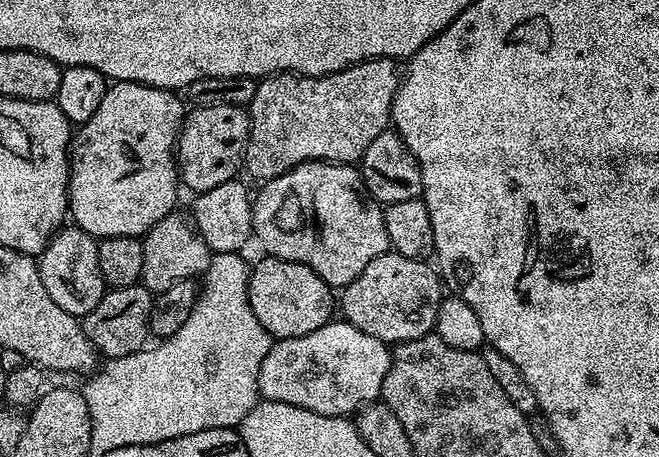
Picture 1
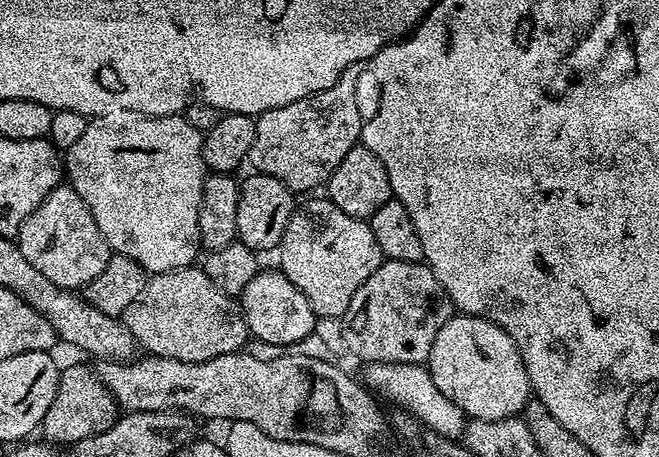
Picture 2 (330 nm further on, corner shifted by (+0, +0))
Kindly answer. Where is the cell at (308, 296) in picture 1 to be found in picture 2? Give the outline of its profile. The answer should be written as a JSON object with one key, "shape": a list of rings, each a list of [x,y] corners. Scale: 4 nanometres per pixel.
{"shape":[[[261,270],[254,278],[250,278],[246,290],[239,297],[240,309],[244,311],[249,333],[259,343],[279,344],[281,346],[299,346],[302,338],[313,335],[317,331],[318,317],[316,311],[306,302],[306,294],[286,278],[279,270],[267,272]]]}

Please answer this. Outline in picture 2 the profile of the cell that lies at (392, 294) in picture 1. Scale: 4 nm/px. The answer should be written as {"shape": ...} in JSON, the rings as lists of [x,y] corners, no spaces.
{"shape":[[[385,259],[378,270],[354,290],[354,298],[350,298],[350,306],[342,317],[344,344],[368,364],[423,365],[434,346],[434,338],[438,338],[438,330],[442,330],[453,315],[450,298],[427,263]]]}

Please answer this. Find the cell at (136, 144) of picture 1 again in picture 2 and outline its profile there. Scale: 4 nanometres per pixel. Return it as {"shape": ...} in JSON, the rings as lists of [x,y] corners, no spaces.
{"shape":[[[111,112],[105,116],[93,116],[89,119],[86,131],[82,138],[74,142],[66,150],[66,155],[62,160],[66,169],[67,183],[86,202],[90,214],[94,214],[94,222],[98,222],[98,230],[102,230],[102,238],[106,238],[108,247],[118,256],[125,256],[134,262],[138,262],[145,270],[145,273],[155,274],[158,272],[169,272],[175,268],[187,268],[195,265],[196,251],[201,251],[200,227],[198,226],[198,210],[204,197],[204,182],[206,179],[206,169],[204,166],[204,138],[201,132],[194,130],[190,122],[184,120],[183,115],[175,116],[139,116],[137,112]]]}

